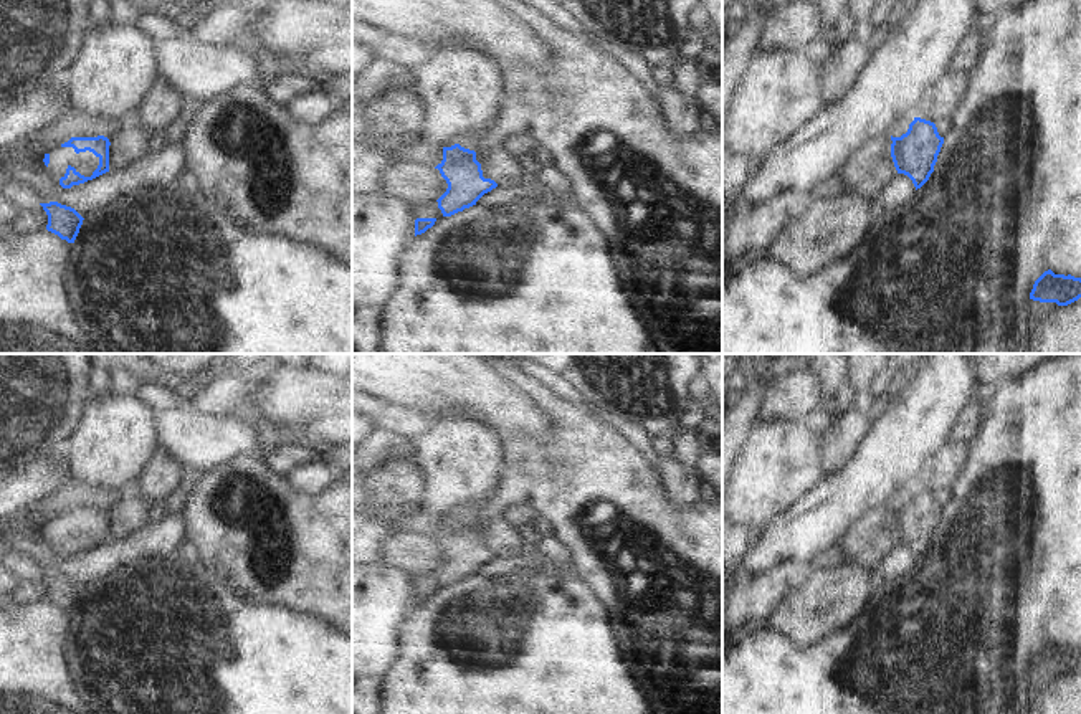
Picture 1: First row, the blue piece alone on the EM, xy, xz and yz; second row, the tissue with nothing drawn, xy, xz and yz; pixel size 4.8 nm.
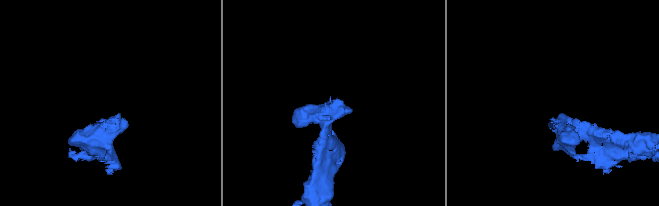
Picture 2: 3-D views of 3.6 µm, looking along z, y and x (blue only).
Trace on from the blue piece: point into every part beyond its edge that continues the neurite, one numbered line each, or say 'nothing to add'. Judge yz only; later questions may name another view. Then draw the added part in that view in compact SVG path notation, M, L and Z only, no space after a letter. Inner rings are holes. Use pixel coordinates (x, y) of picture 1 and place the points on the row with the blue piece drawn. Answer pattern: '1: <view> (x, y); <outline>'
1: yz (873, 152); M884 134L876 140L869 140L851 157L850 164L840 174L848 188L864 180L884 157L891 155L891 144L891 136Z

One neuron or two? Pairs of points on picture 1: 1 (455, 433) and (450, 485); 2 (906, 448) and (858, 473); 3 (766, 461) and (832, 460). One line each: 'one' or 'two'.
1: one
2: one
3: two

